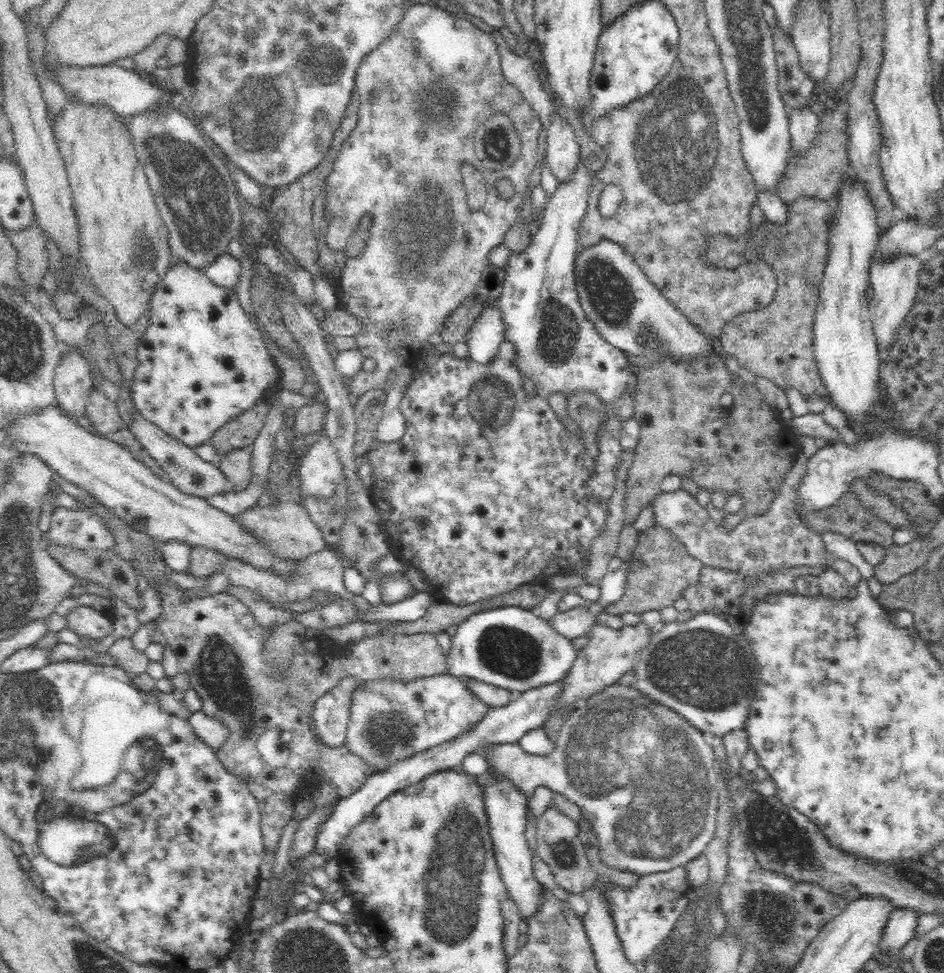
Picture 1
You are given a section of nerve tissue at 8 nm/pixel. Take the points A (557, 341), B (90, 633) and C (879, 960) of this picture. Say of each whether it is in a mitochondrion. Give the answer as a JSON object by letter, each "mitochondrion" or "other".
{"A":"mitochondrion","B":"other","C":"other"}

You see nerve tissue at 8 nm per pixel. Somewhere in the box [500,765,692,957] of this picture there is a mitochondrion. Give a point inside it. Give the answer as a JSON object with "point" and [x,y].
{"point":[564,854]}

